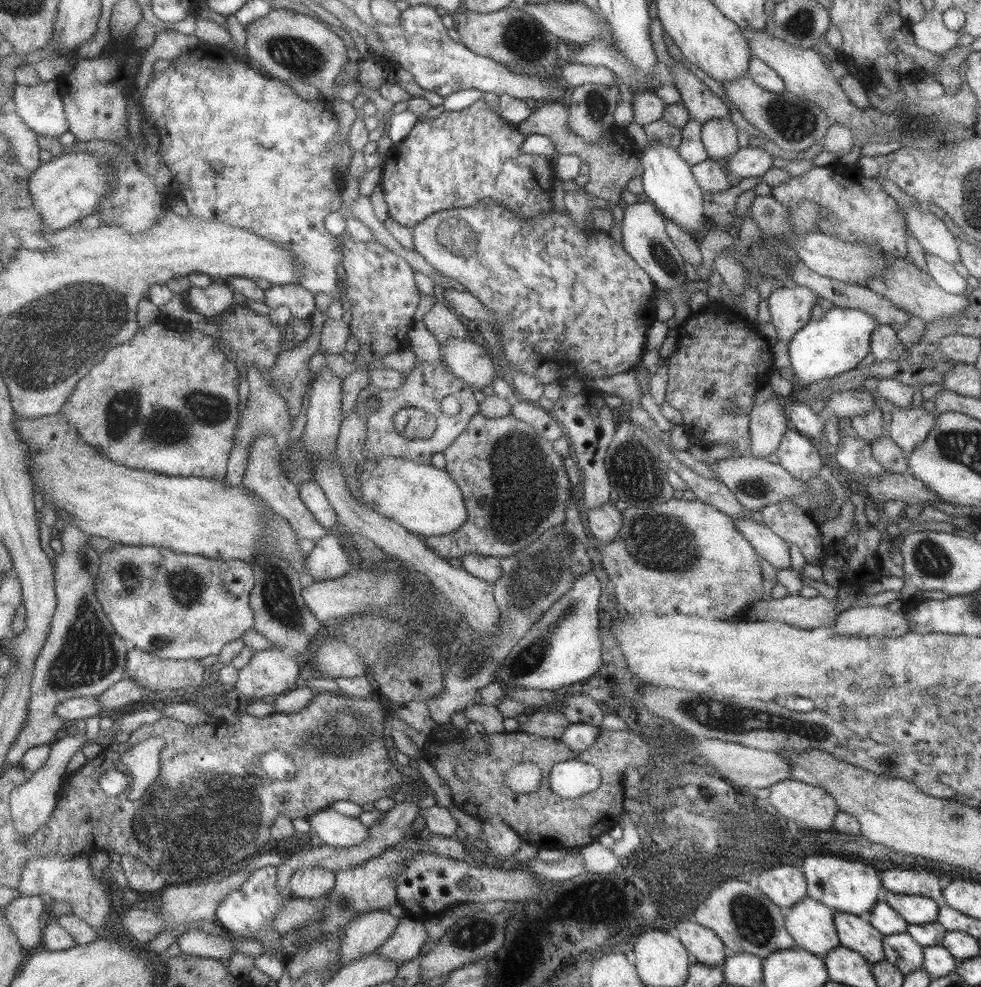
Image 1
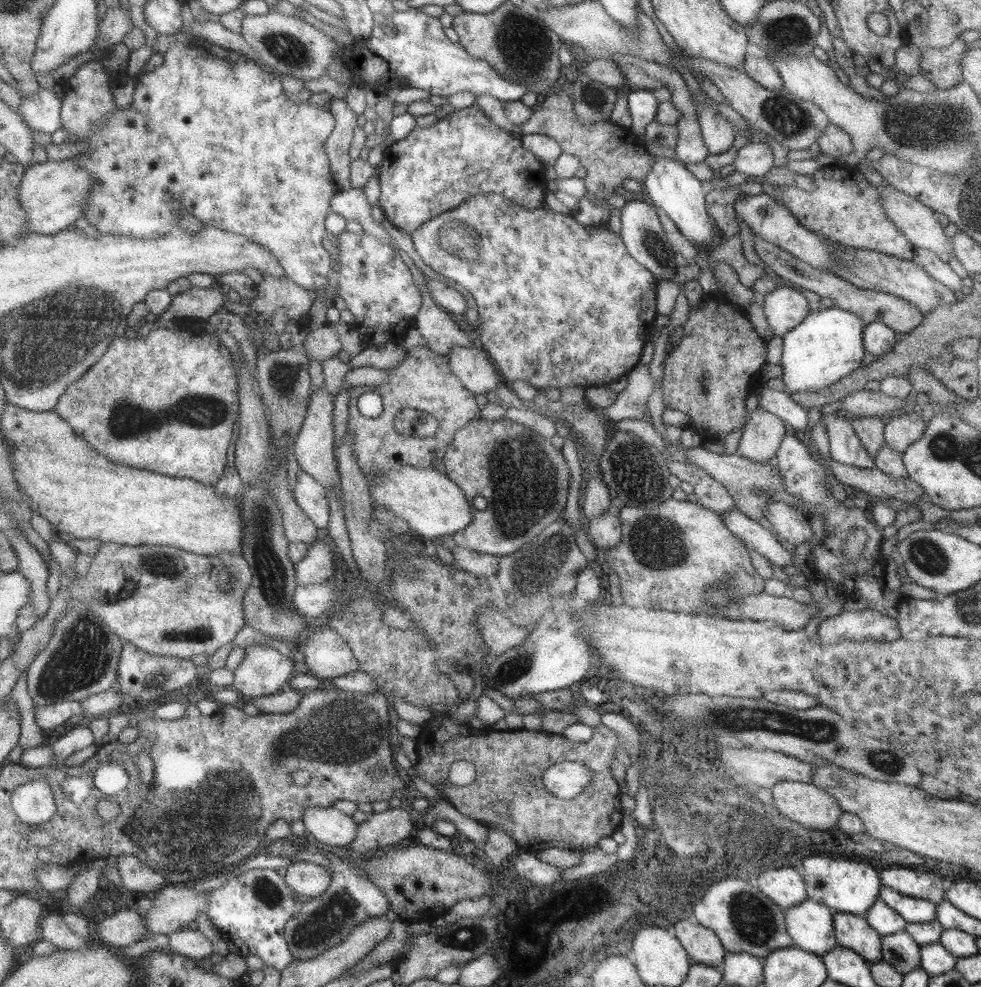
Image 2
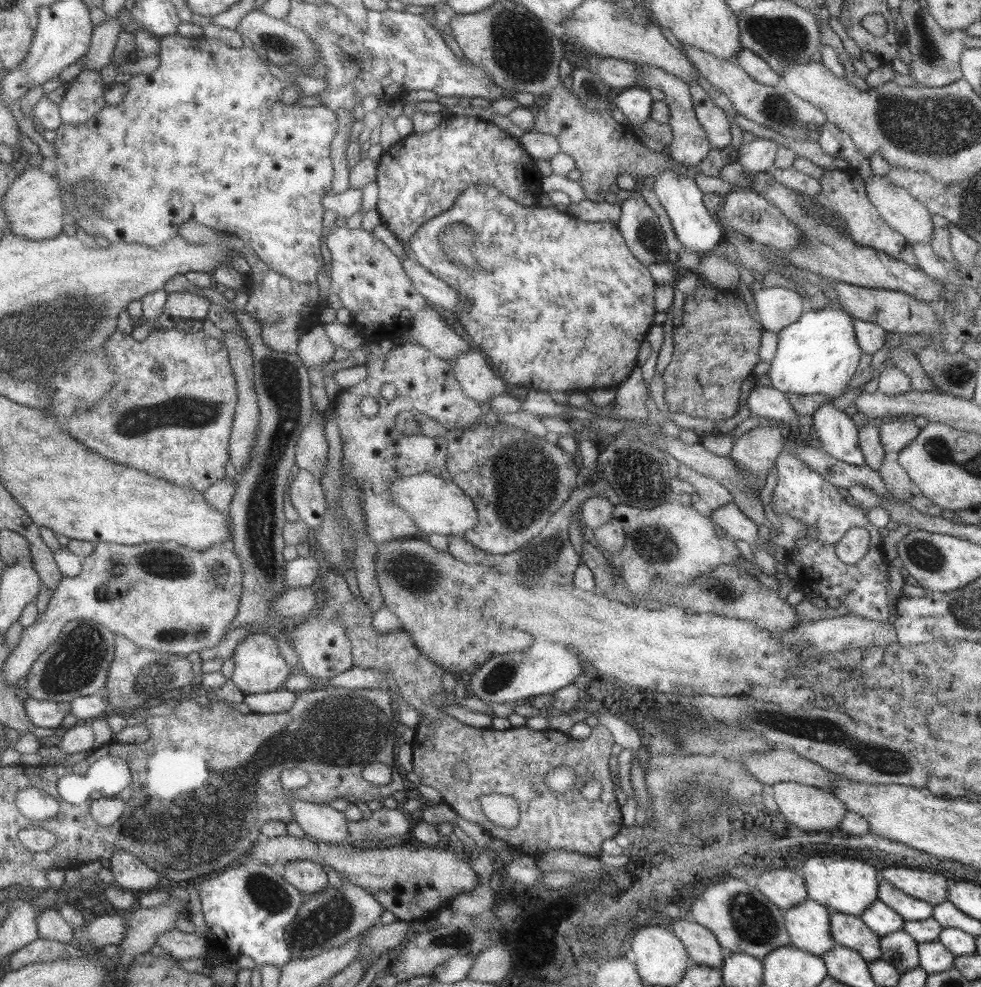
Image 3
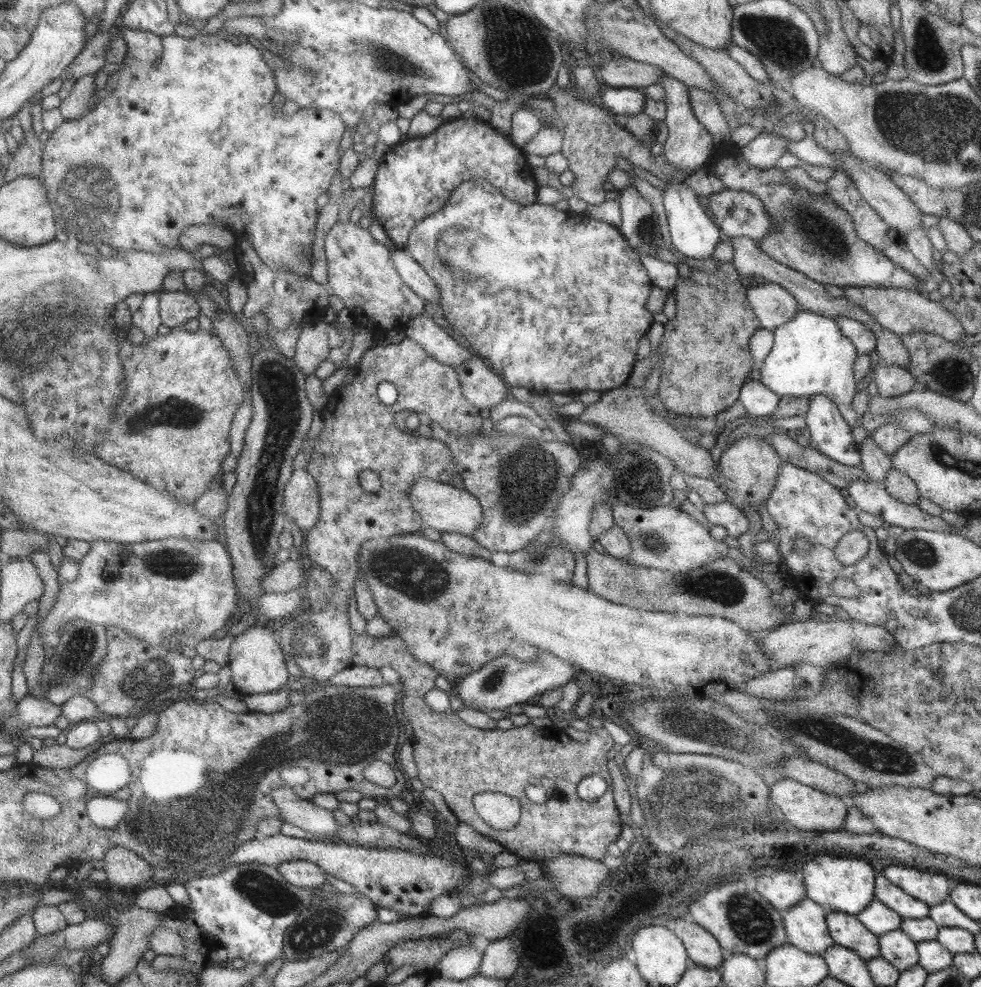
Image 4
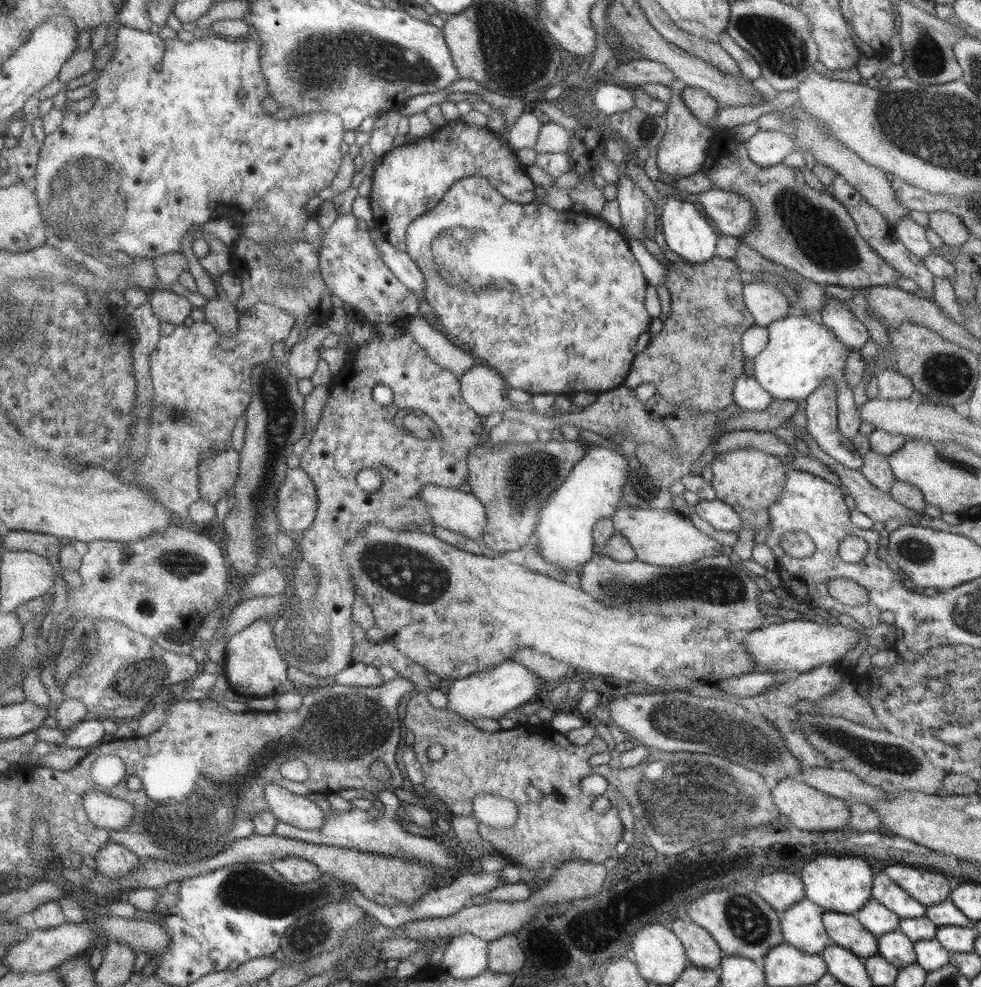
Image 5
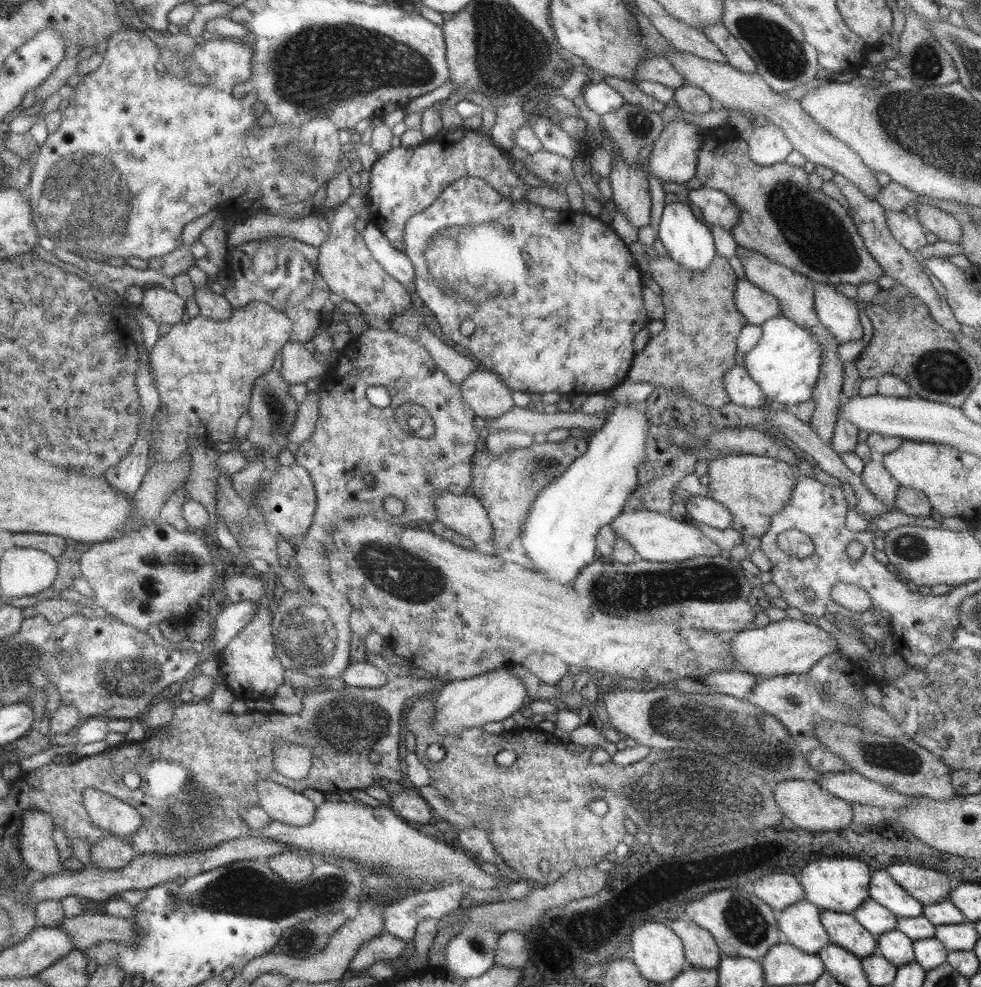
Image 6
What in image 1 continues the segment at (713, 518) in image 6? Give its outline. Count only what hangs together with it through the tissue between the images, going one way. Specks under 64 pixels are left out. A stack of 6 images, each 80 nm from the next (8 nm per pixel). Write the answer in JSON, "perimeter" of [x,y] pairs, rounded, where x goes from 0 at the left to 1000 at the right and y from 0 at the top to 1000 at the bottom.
{"perimeter":[[[753,524],[747,528],[753,541],[765,549],[775,566],[782,568],[789,578],[805,576],[804,556],[800,547],[765,524]]]}

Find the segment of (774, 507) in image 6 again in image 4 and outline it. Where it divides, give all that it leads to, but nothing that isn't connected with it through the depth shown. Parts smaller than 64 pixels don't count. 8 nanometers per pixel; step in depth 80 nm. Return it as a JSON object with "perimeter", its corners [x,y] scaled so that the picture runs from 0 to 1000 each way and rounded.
{"perimeter":[[[755,443],[740,453],[730,468],[730,491],[738,498],[738,507],[743,508],[755,520],[761,511],[773,516],[782,507],[790,492],[791,482],[797,470],[794,461],[779,446],[779,443]]]}

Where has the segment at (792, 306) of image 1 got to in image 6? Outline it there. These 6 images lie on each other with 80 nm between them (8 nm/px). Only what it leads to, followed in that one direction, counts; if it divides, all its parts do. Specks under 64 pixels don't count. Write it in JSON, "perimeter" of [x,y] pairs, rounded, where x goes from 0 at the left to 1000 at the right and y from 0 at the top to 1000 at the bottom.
{"perimeter":[[[758,282],[750,284],[747,308],[751,316],[758,320],[764,328],[772,330],[775,330],[783,322],[795,319],[792,303]]]}

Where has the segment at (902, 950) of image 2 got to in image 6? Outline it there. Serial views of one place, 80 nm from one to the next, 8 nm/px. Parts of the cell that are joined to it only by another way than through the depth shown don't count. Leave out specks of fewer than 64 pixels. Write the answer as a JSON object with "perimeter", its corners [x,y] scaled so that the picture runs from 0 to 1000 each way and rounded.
{"perimeter":[[[910,941],[893,948],[893,965],[910,979],[918,979],[932,973],[930,952],[917,942]]]}

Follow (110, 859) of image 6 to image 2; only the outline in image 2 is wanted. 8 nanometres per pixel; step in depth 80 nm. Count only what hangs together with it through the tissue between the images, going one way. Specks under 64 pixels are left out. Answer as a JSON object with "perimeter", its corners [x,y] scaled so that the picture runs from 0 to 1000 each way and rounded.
{"perimeter":[[[122,865],[118,867],[118,872],[117,877],[122,888],[121,898],[136,905],[162,903],[170,896],[161,883],[154,881],[139,867]]]}

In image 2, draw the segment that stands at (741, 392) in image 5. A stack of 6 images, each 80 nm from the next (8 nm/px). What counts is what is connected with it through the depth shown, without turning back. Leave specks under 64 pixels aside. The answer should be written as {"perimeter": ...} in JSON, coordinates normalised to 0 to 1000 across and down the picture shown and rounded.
{"perimeter":[[[778,391],[771,404],[771,413],[792,420],[804,436],[818,438],[823,429],[823,414],[812,409],[805,398]]]}

